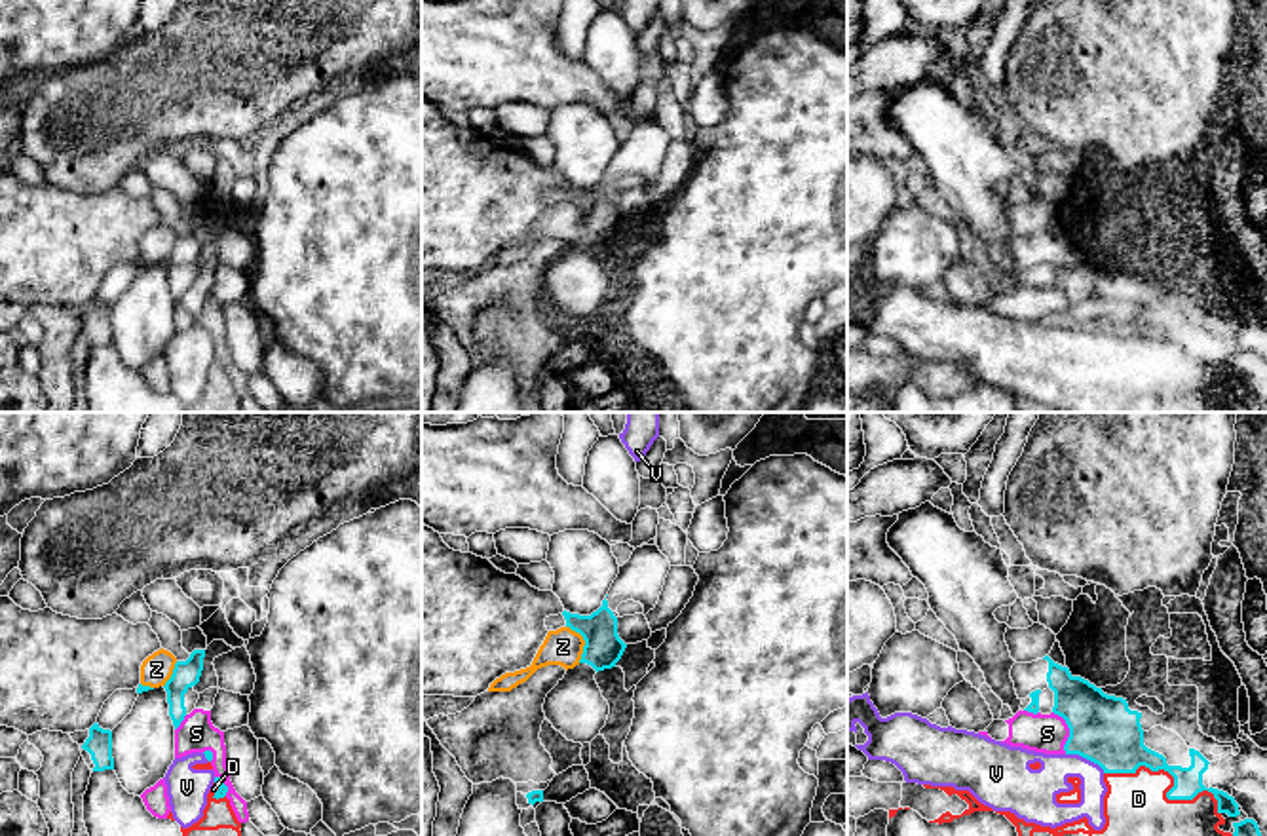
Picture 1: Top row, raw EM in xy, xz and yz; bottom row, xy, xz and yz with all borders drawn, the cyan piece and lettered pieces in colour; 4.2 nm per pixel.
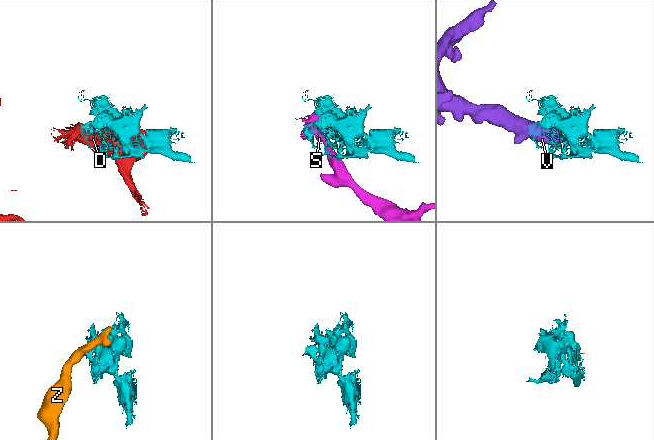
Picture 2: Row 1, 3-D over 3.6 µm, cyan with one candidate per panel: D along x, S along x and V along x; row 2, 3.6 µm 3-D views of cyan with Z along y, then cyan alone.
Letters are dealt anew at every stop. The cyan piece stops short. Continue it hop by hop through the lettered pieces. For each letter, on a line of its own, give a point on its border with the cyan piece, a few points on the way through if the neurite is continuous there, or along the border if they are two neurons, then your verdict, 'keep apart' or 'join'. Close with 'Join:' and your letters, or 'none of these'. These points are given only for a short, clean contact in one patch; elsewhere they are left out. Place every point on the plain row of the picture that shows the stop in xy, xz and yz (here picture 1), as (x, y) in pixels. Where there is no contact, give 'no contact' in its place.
D: contact yz (1174, 360); join
S: contact yz (1070, 306); keep apart
V: contact yz (1085, 331); keep apart
Z: contact xz (586, 217); keep apart
Join: D

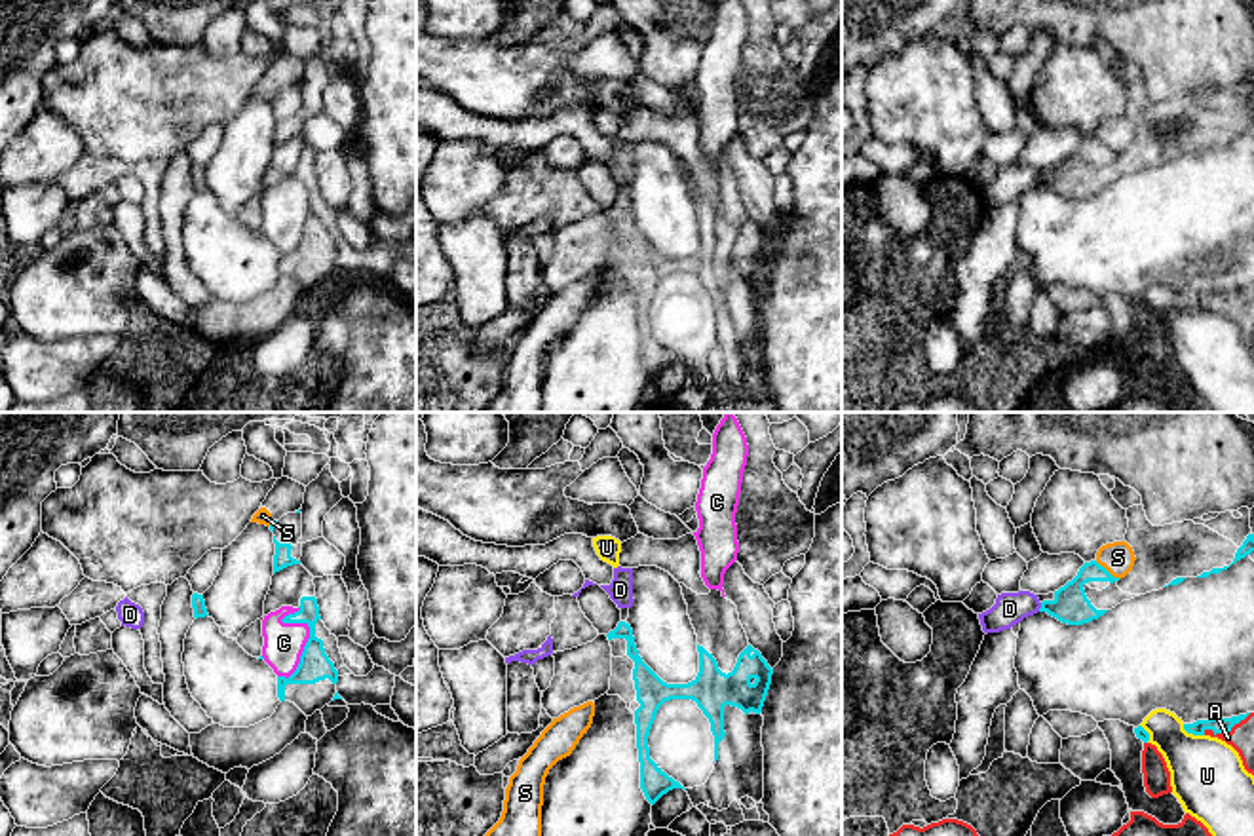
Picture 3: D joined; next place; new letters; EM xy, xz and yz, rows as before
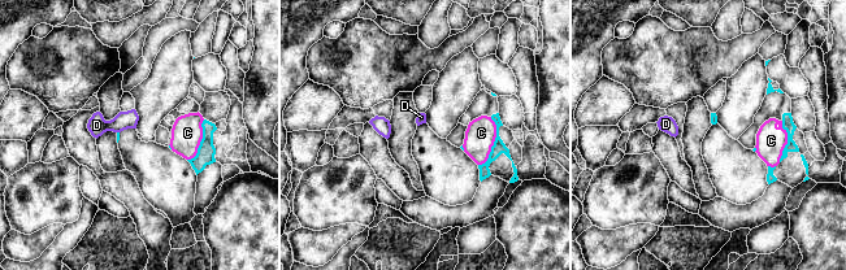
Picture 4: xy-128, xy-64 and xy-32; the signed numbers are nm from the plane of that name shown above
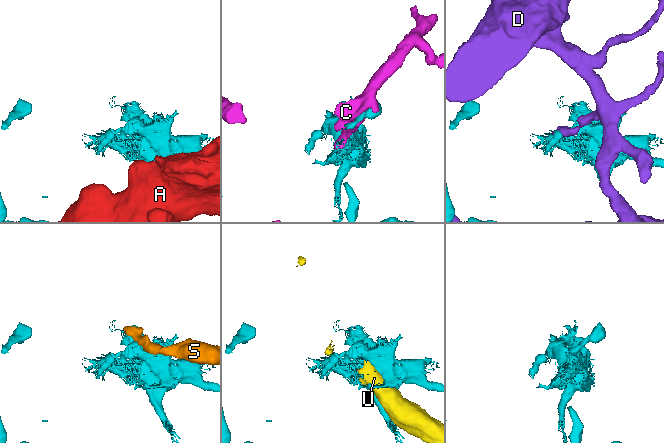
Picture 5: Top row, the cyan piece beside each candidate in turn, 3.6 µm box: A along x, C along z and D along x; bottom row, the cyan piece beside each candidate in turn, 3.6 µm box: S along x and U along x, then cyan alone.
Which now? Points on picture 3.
A: contact yz (1226, 306); keep apart
C: contact xy (310, 209); keep apart
D: contact yz (1042, 181); keep apart
S: contact yz (1106, 145); keep apart
U: contact yz (1192, 306); keep apart
Join: none of these

